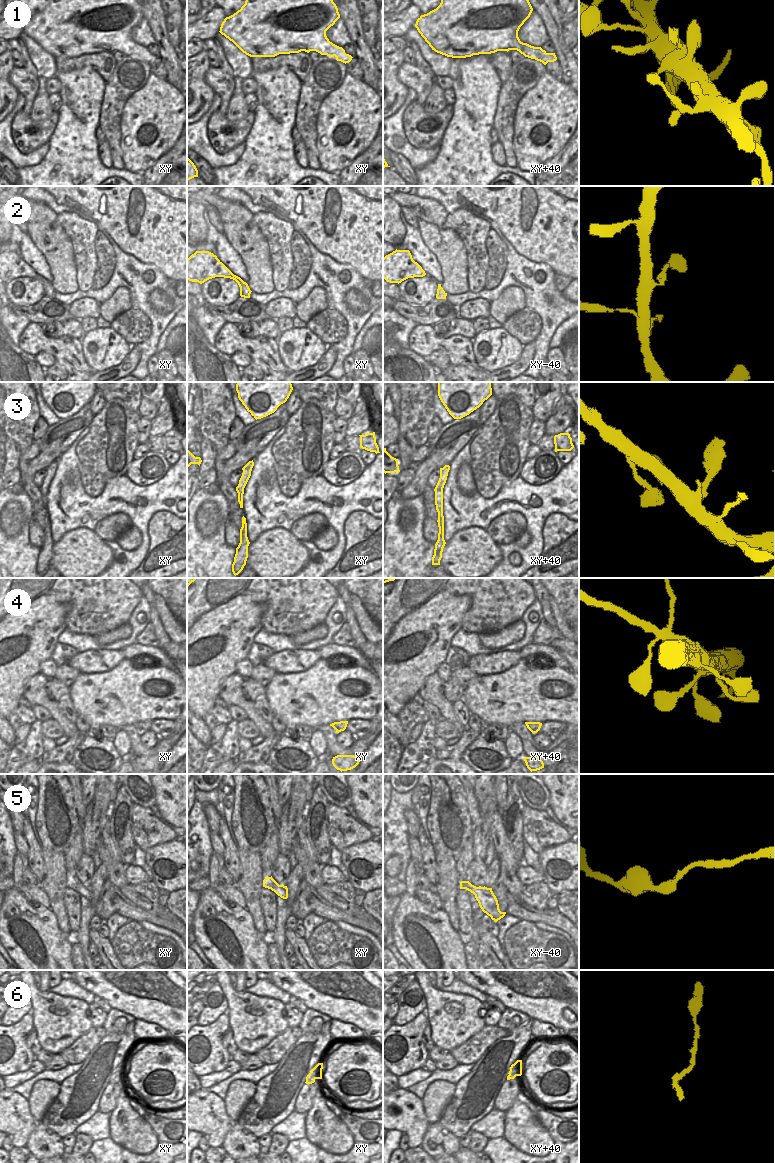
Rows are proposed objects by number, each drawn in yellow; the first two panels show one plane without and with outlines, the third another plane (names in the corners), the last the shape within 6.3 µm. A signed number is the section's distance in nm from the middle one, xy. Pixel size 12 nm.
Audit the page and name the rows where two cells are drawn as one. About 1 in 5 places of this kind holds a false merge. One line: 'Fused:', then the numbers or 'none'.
Fused: 1, 3

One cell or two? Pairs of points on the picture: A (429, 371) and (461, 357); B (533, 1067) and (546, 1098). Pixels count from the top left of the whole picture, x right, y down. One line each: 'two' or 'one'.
A: two
B: one

